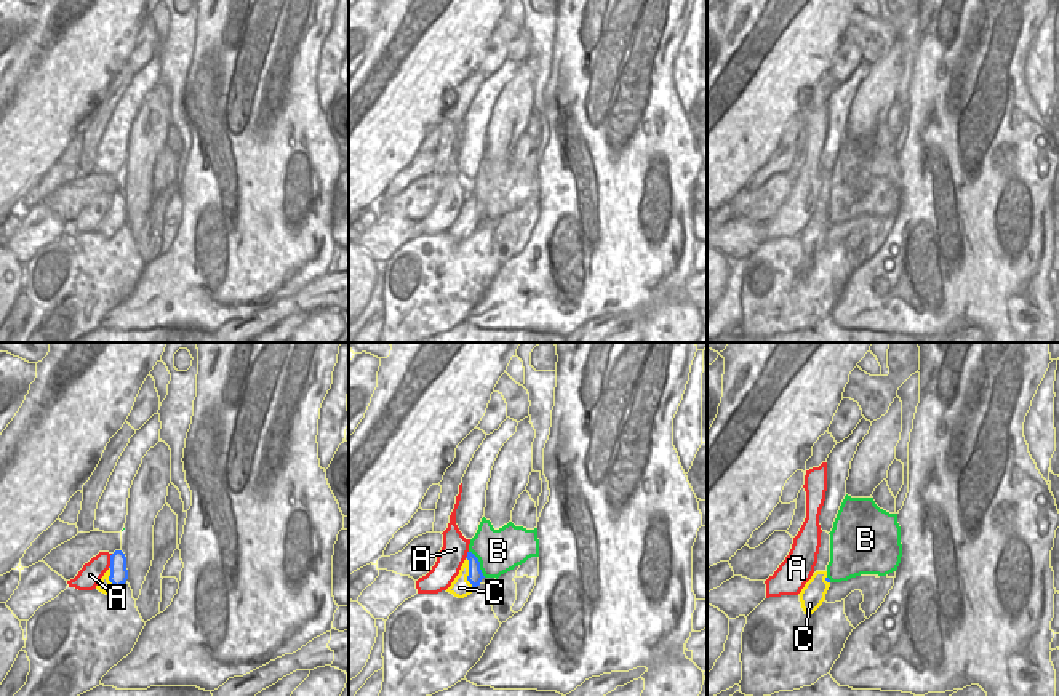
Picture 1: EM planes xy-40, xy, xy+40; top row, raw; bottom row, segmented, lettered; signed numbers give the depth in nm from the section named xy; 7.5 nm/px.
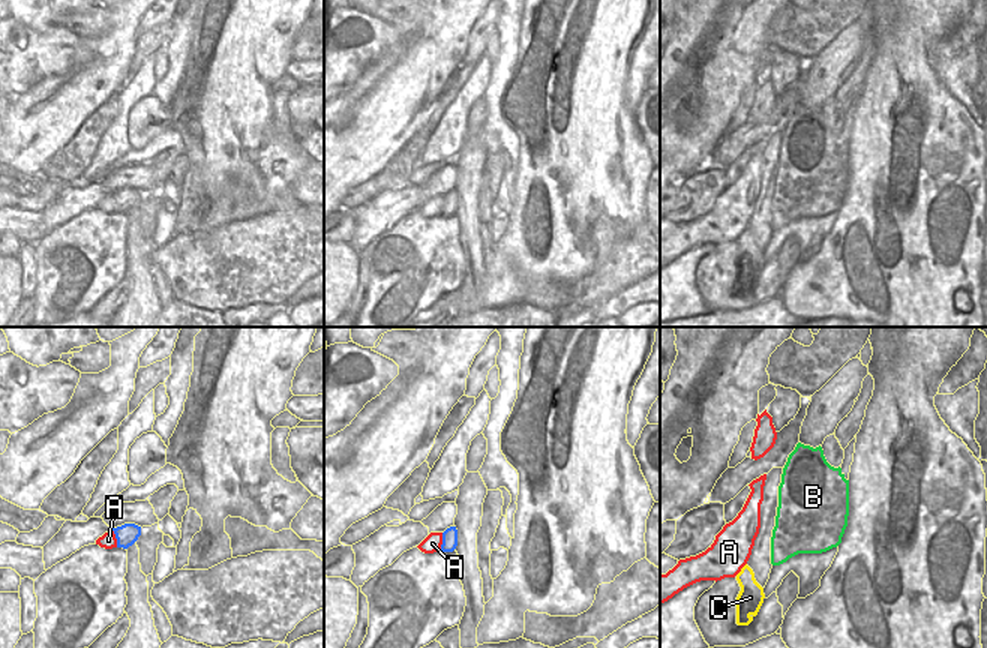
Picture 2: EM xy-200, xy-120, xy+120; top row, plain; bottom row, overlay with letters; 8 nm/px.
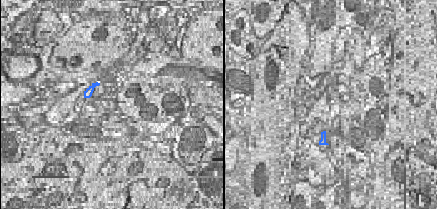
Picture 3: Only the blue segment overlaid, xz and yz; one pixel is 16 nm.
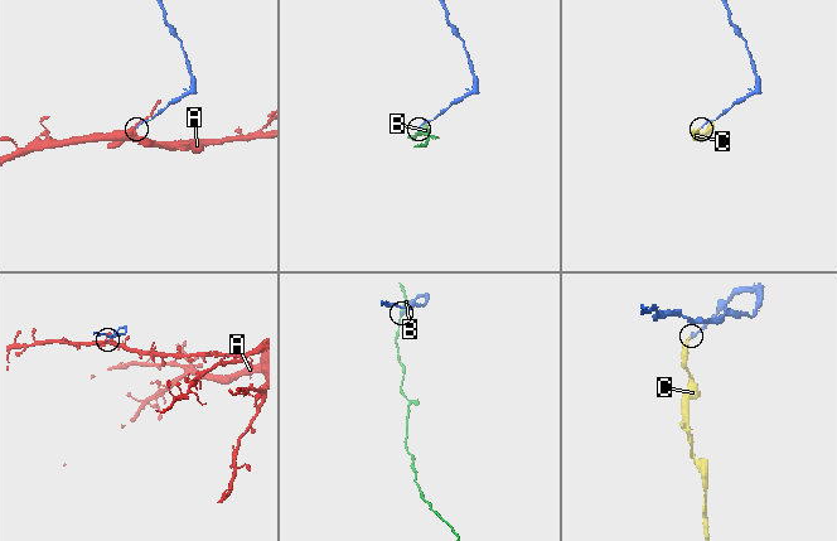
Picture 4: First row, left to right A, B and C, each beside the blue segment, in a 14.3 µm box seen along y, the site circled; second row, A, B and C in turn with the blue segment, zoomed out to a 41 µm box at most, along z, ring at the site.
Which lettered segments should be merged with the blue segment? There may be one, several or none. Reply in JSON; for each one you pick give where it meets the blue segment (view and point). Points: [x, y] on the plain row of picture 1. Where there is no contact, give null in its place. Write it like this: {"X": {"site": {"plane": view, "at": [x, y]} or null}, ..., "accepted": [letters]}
{"accepted": []}

